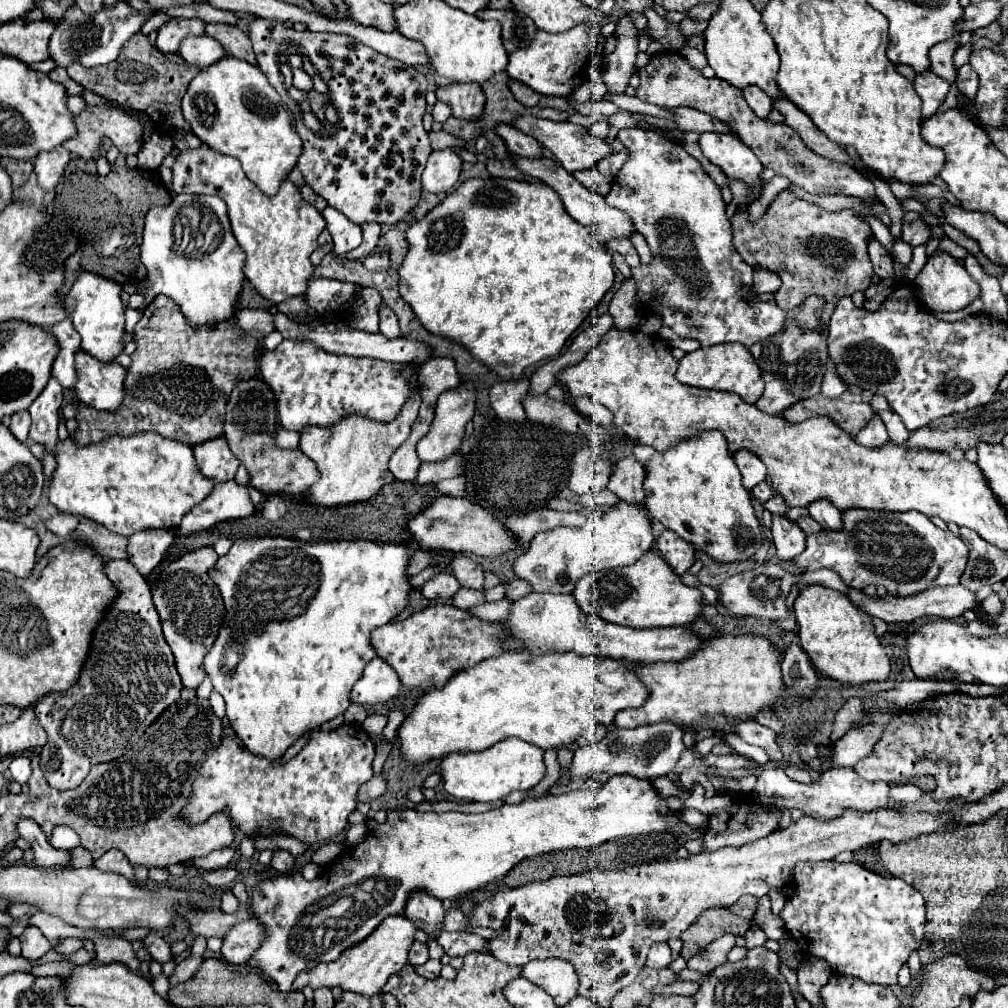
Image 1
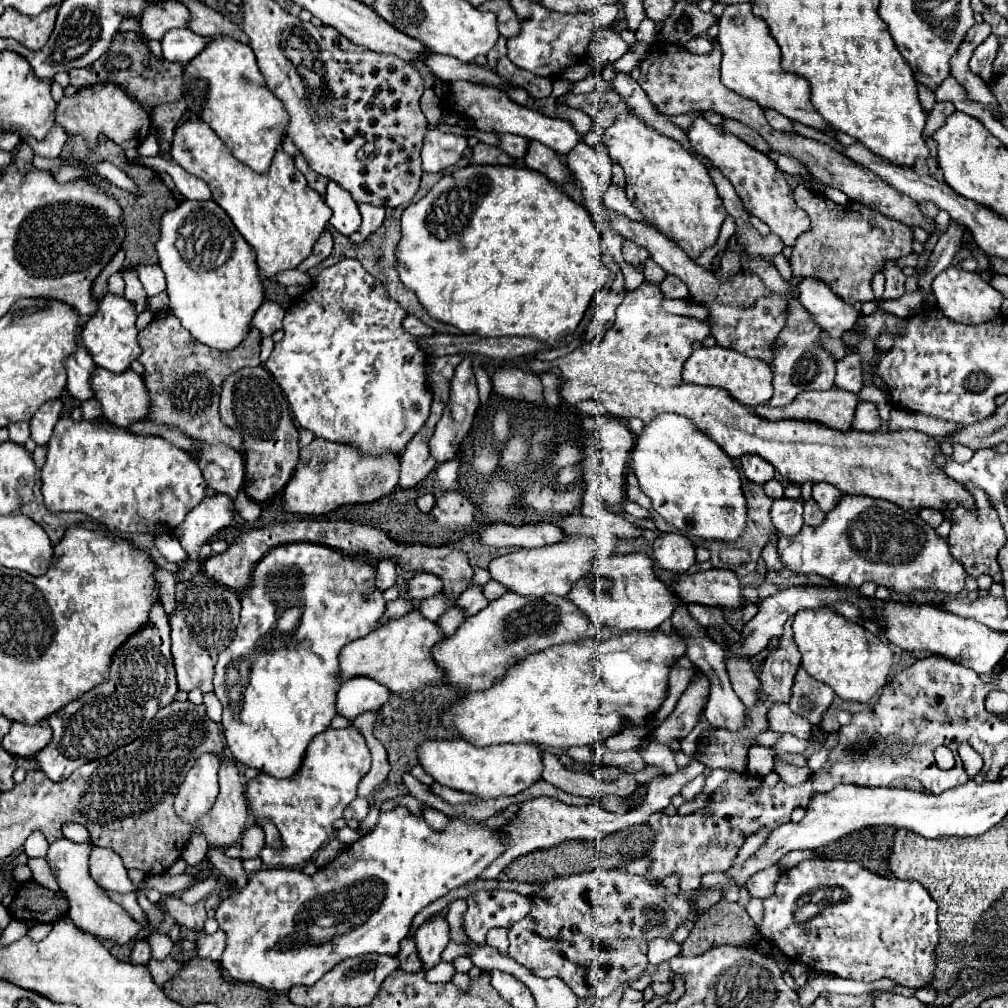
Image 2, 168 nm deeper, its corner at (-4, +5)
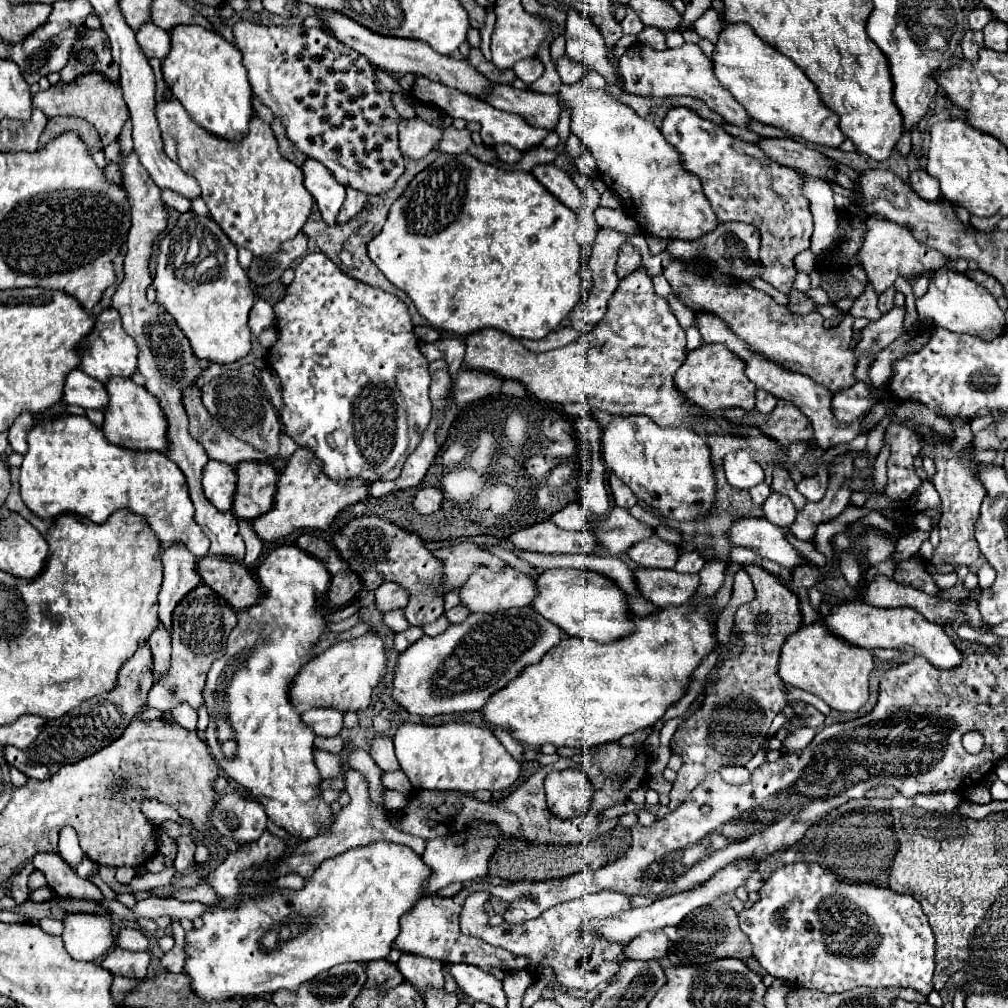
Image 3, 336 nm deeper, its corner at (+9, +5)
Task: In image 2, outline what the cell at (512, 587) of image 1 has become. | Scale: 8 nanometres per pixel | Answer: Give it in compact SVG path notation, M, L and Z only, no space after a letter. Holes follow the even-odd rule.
M488 581L486 585L484 585L484 597L488 599L488 601L494 601L494 599L498 599L498 597L502 597L504 593L506 593L506 587L504 585L500 585L500 583L494 583L494 581Z

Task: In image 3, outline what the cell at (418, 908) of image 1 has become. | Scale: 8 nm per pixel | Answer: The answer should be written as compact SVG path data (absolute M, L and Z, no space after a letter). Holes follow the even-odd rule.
M403 953L399 957L397 965L399 965L399 971L405 977L405 981L409 981L419 993L423 993L429 985L443 987L443 975L441 975L443 963L437 959Z

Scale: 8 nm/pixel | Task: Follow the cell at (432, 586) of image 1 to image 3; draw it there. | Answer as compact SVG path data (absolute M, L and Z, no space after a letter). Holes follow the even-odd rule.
M385 583L375 591L375 605L385 613L391 609L403 609L407 603L409 603L409 591L397 583Z

